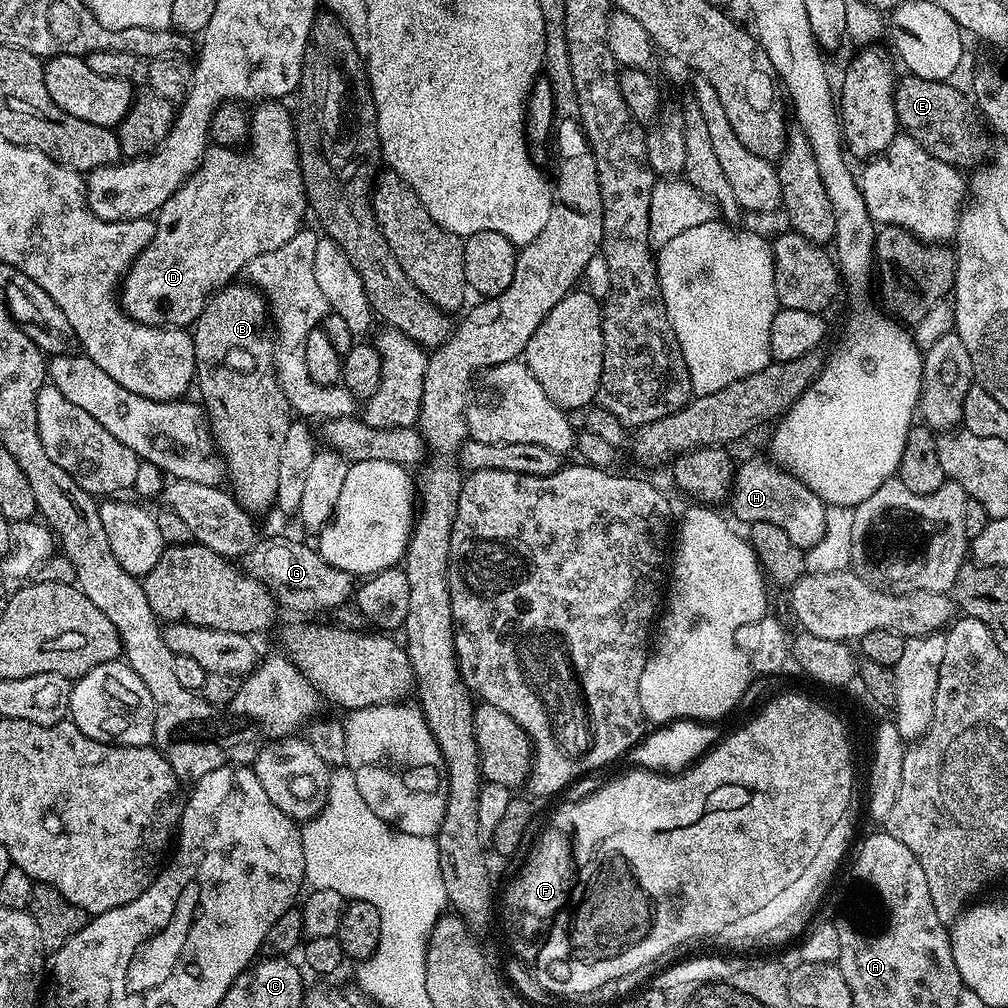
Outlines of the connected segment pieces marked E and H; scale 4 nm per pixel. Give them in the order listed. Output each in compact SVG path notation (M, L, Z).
M911 74L901 75L896 81L896 122L906 135L922 146L922 150L926 150L926 154L934 154L938 162L972 170L989 159L993 148L973 101L967 95L964 97L954 85Z
M748 460L737 467L730 489L732 512L744 526L754 522L774 522L794 542L794 546L805 550L813 548L826 534L827 505L810 486L803 484L788 472L781 470L775 463L764 460Z

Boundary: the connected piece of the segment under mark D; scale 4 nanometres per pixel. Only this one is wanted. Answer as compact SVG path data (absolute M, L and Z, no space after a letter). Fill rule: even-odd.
M280 102L257 103L255 107L253 107L256 109L251 109L250 112L250 145L252 144L252 156L239 156L239 151L230 148L221 148L219 146L209 147L208 151L205 152L204 157L200 159L200 164L194 170L194 174L192 175L192 177L190 177L190 179L188 180L185 180L181 188L179 188L179 190L175 192L175 194L173 194L172 197L167 200L164 205L162 205L162 207L160 207L159 212L157 212L154 217L156 222L155 234L153 234L153 236L150 238L150 242L144 247L144 249L142 249L142 251L137 254L135 260L132 261L132 264L128 268L128 272L125 273L123 281L118 289L118 301L121 308L123 308L125 315L129 316L130 319L137 320L137 322L139 322L140 324L171 326L174 328L182 329L187 329L189 326L195 325L196 320L202 314L205 300L207 300L208 297L212 295L212 293L216 292L220 288L223 288L225 284L233 283L233 281L235 281L237 277L239 277L236 275L238 275L239 272L241 275L241 273L243 273L245 269L247 269L249 262L254 258L258 258L258 254L266 254L266 250L278 250L278 246L284 245L285 242L290 242L290 238L294 238L294 234L298 234L302 231L303 224L300 223L302 223L304 220L304 212L306 216L306 209L308 208L308 198L304 195L304 179L302 178L302 174L300 173L300 153L296 151L296 129L294 127L294 116L291 111L288 113L287 110L283 108L284 106L285 105Z

